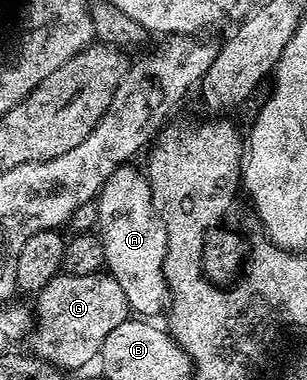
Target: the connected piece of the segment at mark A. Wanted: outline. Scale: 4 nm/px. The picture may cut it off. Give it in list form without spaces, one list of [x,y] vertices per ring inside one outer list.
[[[132,164],[120,165],[95,198],[97,225],[105,251],[105,269],[108,276],[123,287],[127,303],[134,314],[145,319],[157,319],[166,312],[169,300],[169,283],[165,278],[169,240],[167,227],[153,202],[148,176]]]

